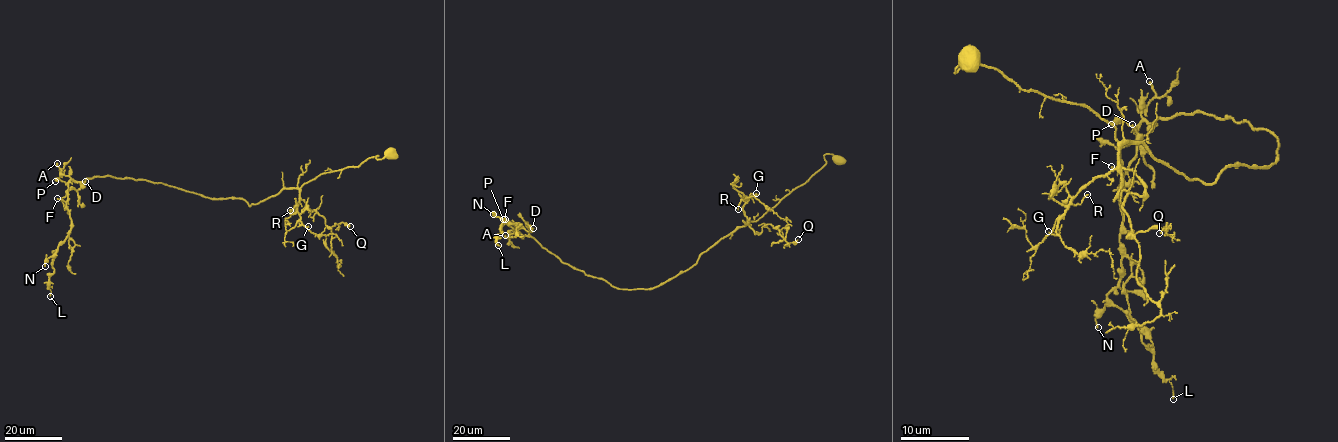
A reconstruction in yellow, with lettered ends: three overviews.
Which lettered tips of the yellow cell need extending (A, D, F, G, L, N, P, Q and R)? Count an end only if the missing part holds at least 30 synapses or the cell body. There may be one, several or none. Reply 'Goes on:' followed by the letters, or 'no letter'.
Goes on: no letter

